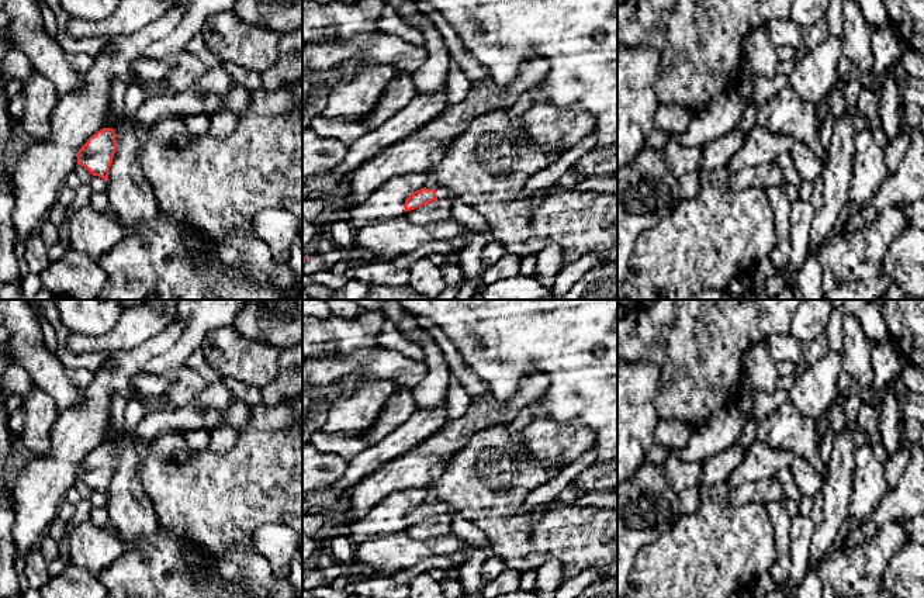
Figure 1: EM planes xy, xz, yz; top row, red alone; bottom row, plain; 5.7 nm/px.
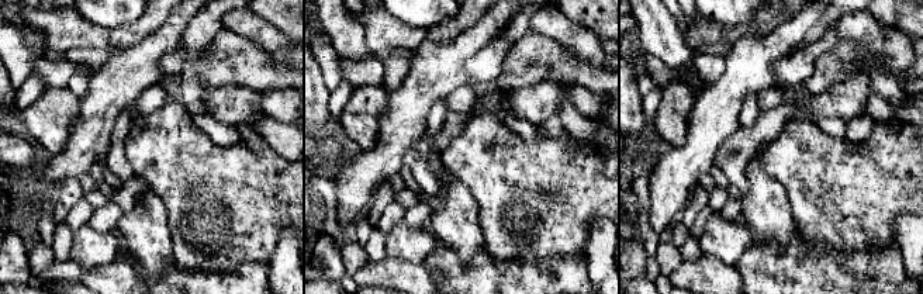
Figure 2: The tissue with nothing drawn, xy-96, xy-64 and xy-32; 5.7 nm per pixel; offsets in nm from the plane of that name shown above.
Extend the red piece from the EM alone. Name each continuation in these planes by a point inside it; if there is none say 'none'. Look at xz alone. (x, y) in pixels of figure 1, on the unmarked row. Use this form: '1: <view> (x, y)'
1: xz (440, 507)

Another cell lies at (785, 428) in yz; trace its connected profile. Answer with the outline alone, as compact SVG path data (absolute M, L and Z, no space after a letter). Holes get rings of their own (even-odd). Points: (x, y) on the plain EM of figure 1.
M790 401L766 415L757 429L757 439L771 449L790 452L807 460L814 470L827 477L828 464L820 456L817 422L804 416Z

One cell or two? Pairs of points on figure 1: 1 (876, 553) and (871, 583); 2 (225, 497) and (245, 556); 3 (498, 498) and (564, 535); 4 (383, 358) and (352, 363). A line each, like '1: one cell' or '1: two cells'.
1: one cell
2: two cells
3: one cell
4: one cell

